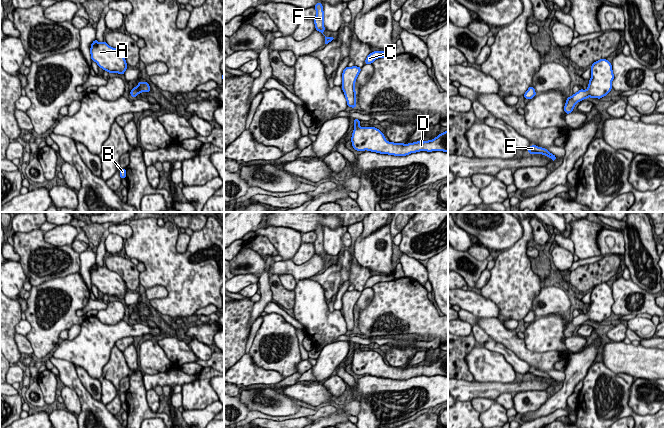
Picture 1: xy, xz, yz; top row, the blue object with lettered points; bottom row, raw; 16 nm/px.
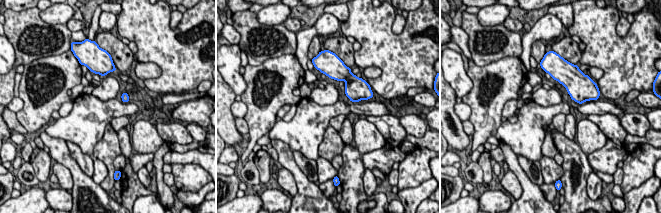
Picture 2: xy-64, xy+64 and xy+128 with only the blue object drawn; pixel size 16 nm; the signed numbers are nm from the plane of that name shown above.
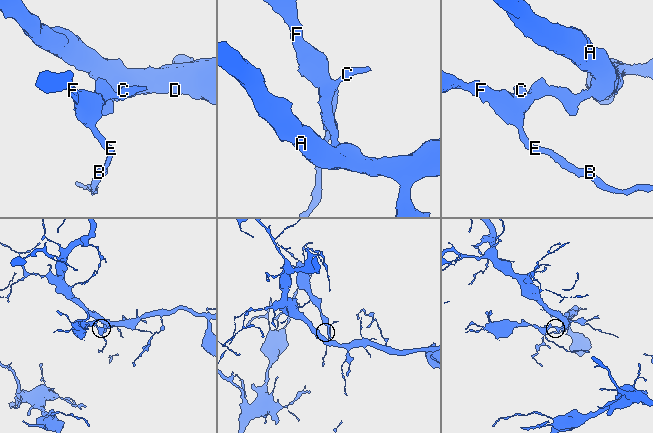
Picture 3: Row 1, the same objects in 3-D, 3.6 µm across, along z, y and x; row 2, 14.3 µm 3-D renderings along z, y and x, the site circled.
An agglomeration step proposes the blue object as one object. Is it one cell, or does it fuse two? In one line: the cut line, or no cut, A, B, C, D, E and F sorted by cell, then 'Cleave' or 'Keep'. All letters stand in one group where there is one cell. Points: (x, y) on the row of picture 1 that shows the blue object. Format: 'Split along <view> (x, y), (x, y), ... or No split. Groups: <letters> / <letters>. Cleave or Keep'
No split. Groups: A B C D E F. Keep

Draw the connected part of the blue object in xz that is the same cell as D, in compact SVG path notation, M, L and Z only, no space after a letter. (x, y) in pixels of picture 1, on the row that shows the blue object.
M354 119L351 137L352 147L357 151L371 151L394 156L406 156L420 151L443 151L448 153L448 130L432 140L413 143L388 142L384 134L375 127L361 127L359 119Z

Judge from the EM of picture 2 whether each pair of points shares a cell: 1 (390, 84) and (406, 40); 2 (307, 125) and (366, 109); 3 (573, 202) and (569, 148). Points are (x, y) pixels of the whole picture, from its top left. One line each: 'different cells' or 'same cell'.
1: same cell
2: same cell
3: same cell

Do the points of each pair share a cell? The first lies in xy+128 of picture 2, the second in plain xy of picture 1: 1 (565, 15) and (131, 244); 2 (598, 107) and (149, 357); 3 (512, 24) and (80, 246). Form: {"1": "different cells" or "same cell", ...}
{"1": "different cells", "2": "different cells", "3": "same cell"}

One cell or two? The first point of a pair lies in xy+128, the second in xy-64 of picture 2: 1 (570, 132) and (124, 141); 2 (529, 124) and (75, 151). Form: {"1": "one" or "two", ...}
{"1": "one", "2": "two"}

